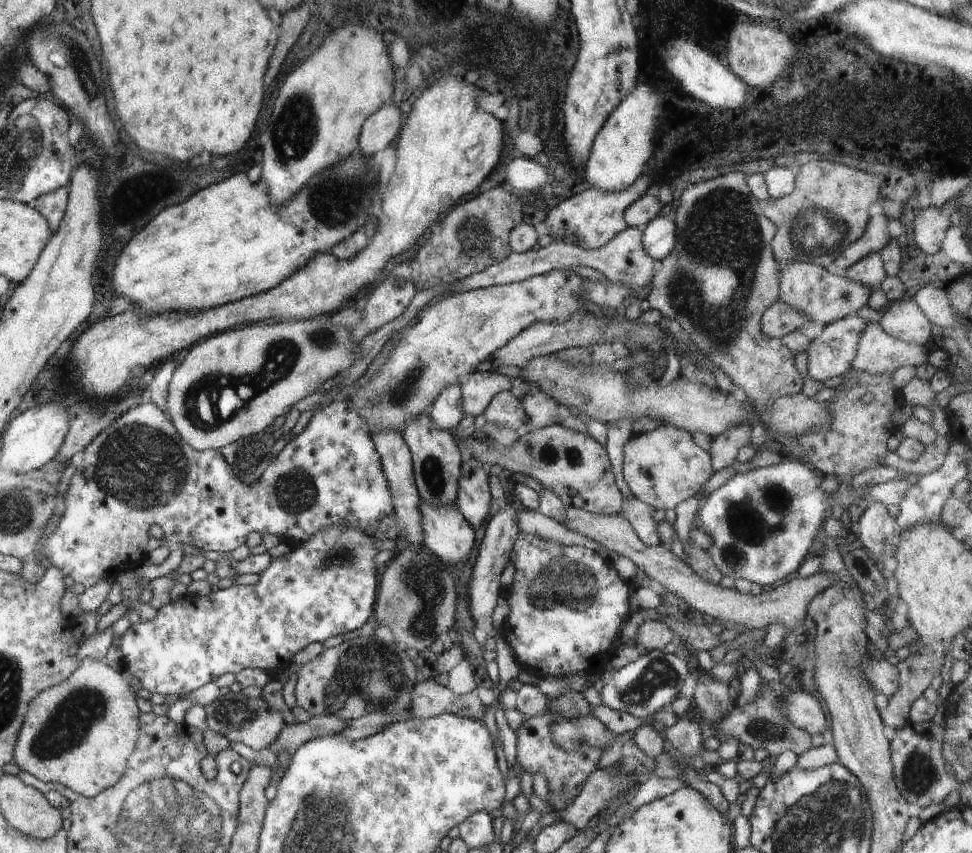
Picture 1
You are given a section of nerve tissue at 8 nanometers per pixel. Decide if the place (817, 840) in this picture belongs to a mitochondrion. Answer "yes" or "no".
yes

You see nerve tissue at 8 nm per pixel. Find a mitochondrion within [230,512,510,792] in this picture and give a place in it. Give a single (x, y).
(372, 673)

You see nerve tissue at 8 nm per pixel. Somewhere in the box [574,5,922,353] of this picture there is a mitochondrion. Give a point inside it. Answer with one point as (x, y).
(720, 232)

